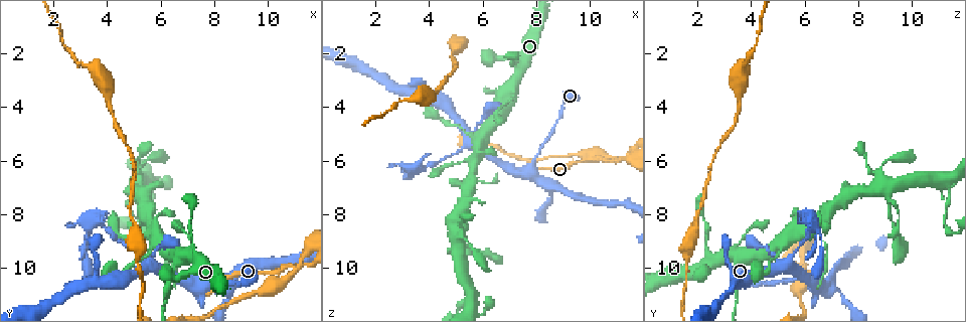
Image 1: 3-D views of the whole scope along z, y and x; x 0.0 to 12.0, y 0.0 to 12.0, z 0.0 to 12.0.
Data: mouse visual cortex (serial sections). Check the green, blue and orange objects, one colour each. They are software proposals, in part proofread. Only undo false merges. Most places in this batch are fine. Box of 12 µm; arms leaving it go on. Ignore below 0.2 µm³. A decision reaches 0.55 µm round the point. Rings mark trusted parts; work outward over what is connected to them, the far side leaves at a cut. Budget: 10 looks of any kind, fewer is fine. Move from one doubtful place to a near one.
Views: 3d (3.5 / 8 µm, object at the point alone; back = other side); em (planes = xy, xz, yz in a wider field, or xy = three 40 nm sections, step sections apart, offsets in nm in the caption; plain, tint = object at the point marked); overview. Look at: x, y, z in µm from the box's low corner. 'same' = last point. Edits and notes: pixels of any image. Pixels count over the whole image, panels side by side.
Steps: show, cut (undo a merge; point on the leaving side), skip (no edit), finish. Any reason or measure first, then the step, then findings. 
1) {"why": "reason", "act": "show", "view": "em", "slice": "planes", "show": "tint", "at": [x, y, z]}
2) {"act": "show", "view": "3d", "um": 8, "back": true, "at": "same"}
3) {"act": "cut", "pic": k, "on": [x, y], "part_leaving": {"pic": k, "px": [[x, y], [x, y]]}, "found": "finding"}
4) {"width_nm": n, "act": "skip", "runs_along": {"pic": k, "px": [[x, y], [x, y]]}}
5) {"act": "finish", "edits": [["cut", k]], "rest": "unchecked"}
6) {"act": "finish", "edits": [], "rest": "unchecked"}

{"why": "calibre changes", "act": "show", "view": "3d", "um": 3.5, "at": [9.6, 10.9, 5.9]}

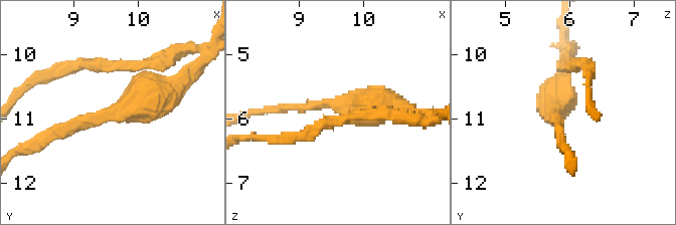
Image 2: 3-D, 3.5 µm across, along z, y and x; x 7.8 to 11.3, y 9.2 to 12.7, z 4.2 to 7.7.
{"arm_widths_nm": [150, 350], "act": "show", "view": "em", "slice": "xy", "step": 5, "show": "tint", "at": [9.55, 10.85, 5.80]}

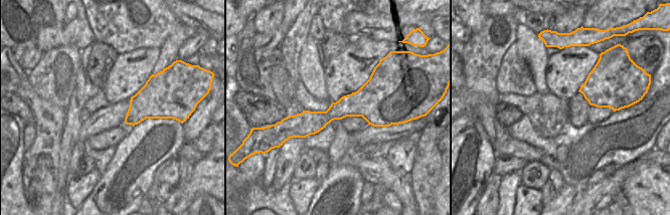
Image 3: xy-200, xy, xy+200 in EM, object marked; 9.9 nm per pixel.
{"act": "show", "view": "em", "slice": "xy", "step": 1, "show": "tint", "at": "same"}

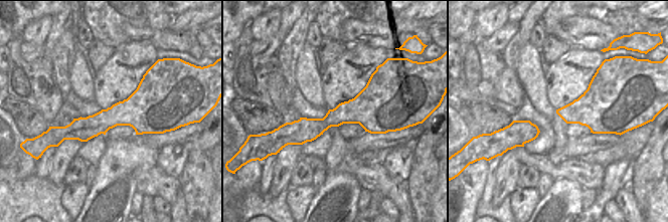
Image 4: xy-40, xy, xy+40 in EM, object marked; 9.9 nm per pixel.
{"act": "skip", "runs_along": {"pic": 4, "px": [[387, 104], [285, 128]]}, "found": "continuous, no second cell"}

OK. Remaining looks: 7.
{"why": "branch point", "act": "show", "view": "3d", "um": 3.5, "at": [11.1, 9.9, 5.9]}

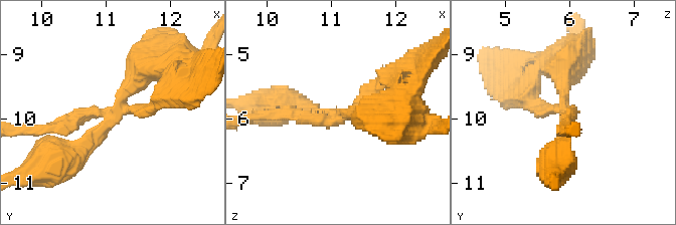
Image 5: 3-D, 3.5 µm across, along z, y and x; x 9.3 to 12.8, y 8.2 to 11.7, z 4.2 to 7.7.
{"act": "skip", "runs_along": {"pic": 5, "px": [[60, 129], [113, 113], [165, 57]]}, "found": "continuous, no second cell"}

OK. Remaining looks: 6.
{"why": "three-way junction", "act": "show", "view": "em", "slice": "planes", "show": "tint", "at": [5.6, 9.9, 5.3]}

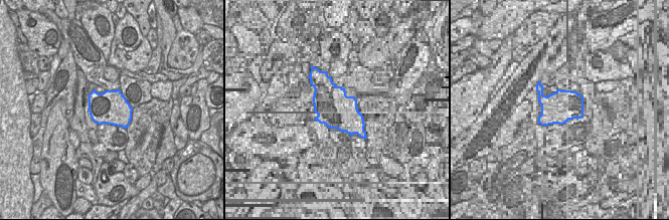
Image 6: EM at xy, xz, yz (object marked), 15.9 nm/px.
{"why": "wider look", "act": "show", "view": "3d", "um": 3.5, "at": "same"}

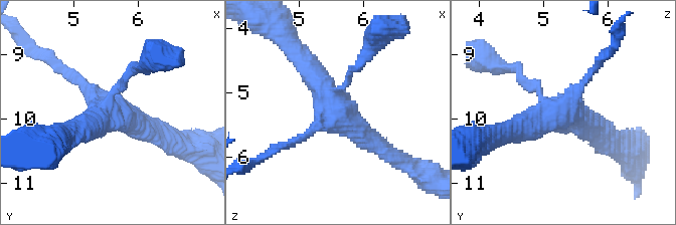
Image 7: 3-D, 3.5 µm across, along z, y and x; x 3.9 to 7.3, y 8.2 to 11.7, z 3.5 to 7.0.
{"act": "skip", "runs_along": {"pic": 7, "px": [[389, 153], [343, 118], [306, 63]]}, "found": "all the same cell"}

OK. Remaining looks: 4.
{"why": "narrows sharply", "act": "show", "view": "3d", "um": 3.5, "at": [3.8, 8.5, 6.3]}

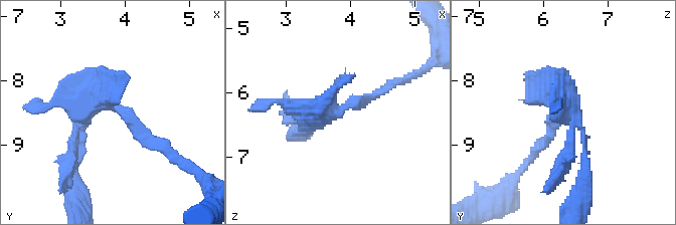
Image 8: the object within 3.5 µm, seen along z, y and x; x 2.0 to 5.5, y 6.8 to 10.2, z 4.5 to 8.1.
{"act": "show", "view": "em", "slice": "xy", "step": 5, "show": "tint", "at": [3.80, 8.40, 6.25]}

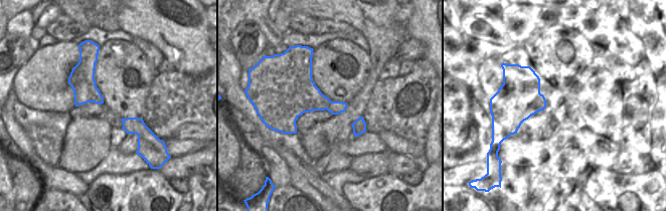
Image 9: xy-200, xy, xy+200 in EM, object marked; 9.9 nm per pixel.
{"width_nm": 280, "act": "skip", "runs_along": {"pic": 8, "px": [[385, 88], [308, 118], [305, 133]]}, "found": "one cell here"}

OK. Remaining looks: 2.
{"act": "finish", "edits": [], "rest": "unchecked"}

